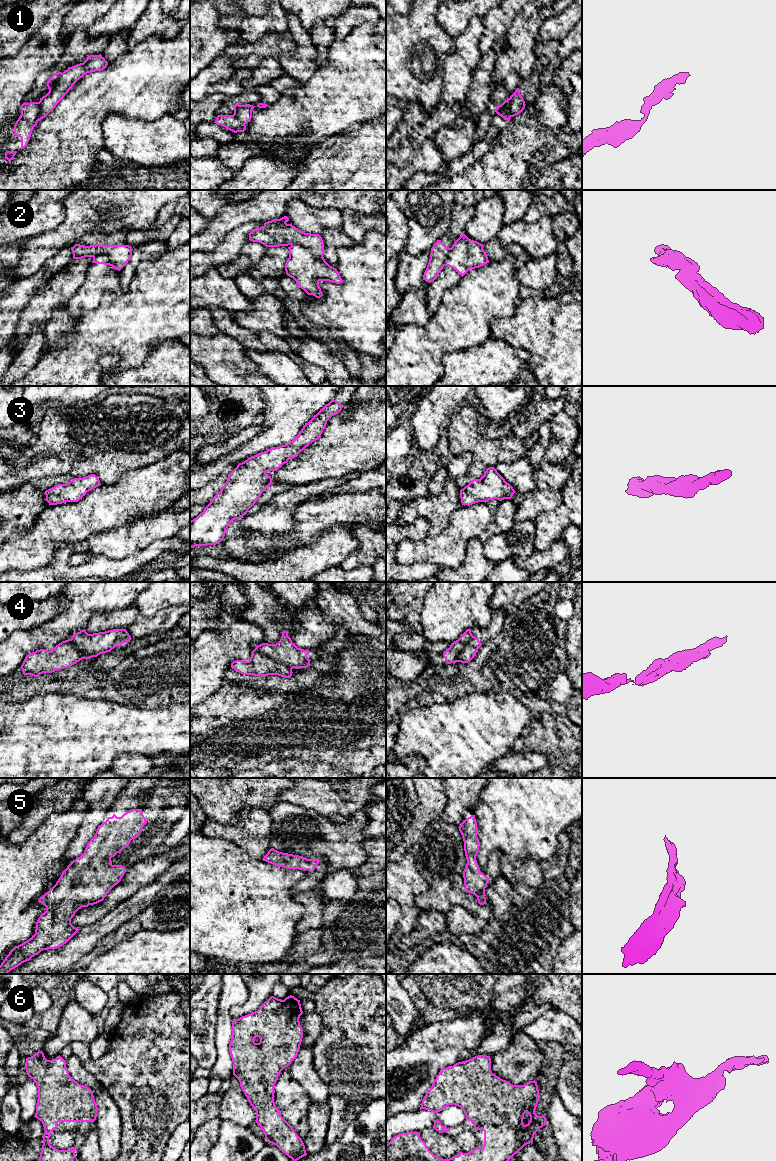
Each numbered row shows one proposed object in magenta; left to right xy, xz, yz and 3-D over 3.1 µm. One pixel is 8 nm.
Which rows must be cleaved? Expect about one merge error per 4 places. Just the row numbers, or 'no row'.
1, 2, 4

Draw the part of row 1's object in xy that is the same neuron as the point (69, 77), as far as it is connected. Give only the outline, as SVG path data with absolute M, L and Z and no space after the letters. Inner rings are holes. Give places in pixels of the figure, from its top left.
M101 54L90 55L83 63L74 65L65 70L61 74L55 87L40 99L41 110L39 120L45 118L56 107L80 78L87 73L101 71L105 69L107 65L108 62Z

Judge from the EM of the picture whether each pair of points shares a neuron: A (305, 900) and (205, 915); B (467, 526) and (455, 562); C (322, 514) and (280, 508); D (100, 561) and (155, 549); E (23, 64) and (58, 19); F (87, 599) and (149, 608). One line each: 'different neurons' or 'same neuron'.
A: different neurons
B: same neuron
C: different neurons
D: same neuron
E: same neuron
F: different neurons

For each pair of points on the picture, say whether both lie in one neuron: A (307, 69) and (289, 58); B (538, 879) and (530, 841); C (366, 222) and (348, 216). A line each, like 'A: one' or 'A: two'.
A: one
B: two
C: one

